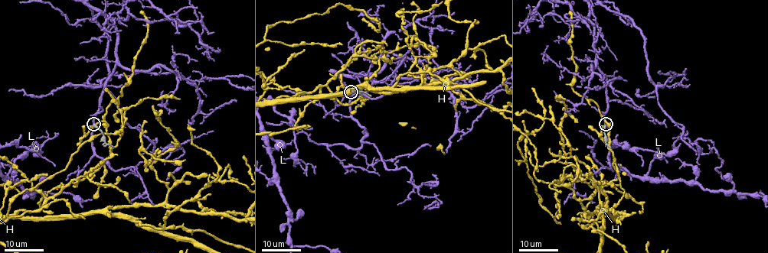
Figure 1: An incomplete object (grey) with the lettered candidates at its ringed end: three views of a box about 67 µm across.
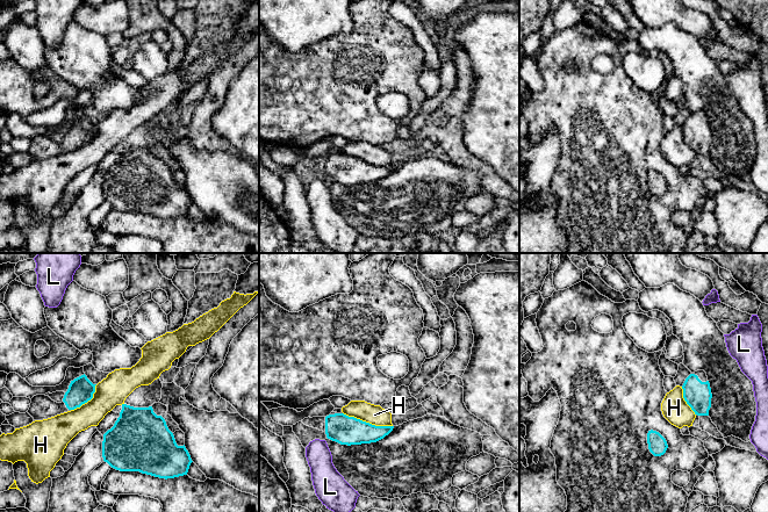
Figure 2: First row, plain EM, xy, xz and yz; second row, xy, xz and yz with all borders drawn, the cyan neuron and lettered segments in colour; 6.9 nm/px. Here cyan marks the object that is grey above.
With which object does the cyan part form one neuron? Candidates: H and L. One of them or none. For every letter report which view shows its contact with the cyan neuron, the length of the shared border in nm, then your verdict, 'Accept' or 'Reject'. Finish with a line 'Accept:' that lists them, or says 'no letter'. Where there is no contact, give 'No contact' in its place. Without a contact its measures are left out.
H: Touches cyan in xz. Shared border 360 nm. Reject
L: No contact. Reject
Accept: no letter

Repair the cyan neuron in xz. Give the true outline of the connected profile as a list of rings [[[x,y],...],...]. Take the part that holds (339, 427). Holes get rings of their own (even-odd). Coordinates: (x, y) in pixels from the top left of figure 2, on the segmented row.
[[[344,413],[325,417],[326,438],[340,445],[376,442],[393,431],[394,426],[375,426]]]

